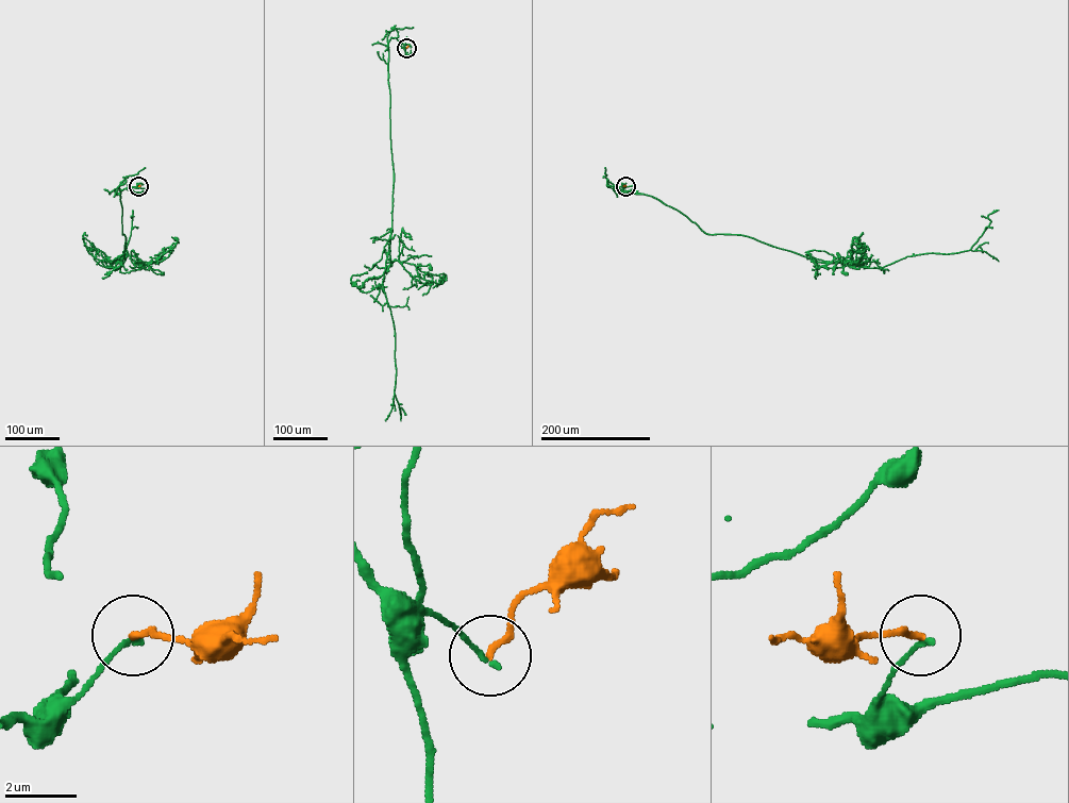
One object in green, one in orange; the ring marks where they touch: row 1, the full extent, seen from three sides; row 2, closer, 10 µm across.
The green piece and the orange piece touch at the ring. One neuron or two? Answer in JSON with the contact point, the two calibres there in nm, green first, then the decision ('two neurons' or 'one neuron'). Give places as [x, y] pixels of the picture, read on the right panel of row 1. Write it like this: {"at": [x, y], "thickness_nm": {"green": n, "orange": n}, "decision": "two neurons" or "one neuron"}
{"at": [625, 186], "thickness_nm": {"green": 130, "orange": 180}, "decision": "two neurons"}

